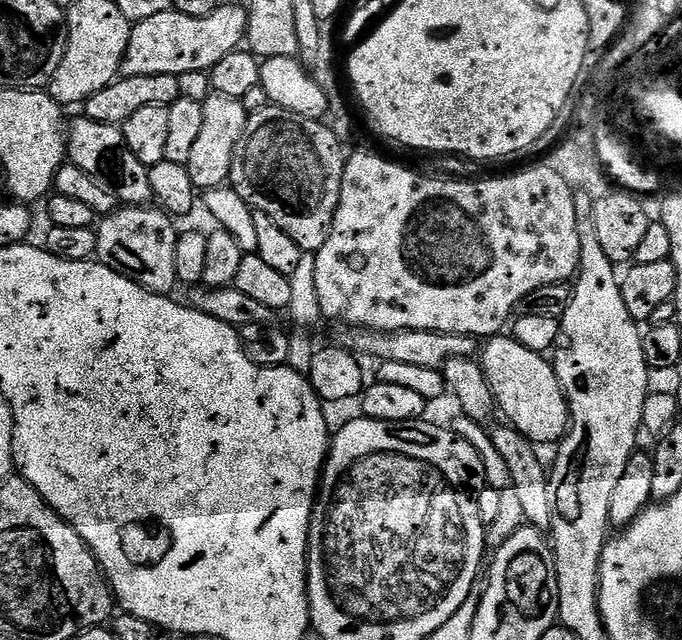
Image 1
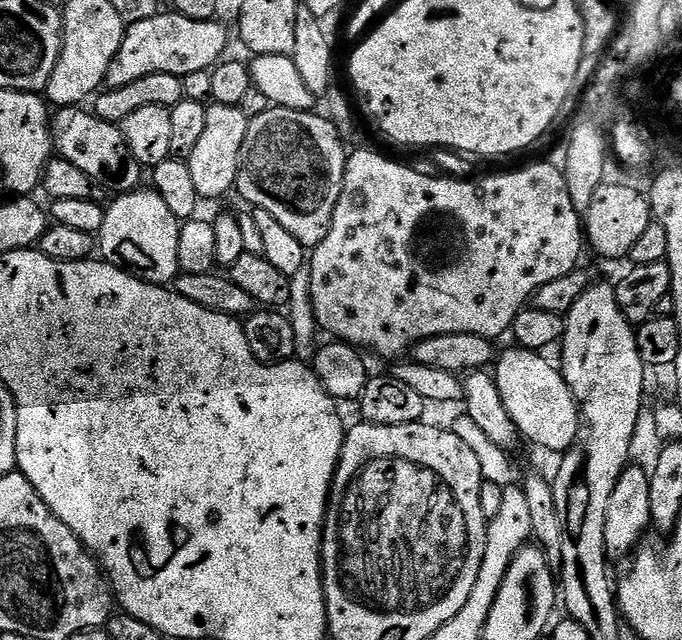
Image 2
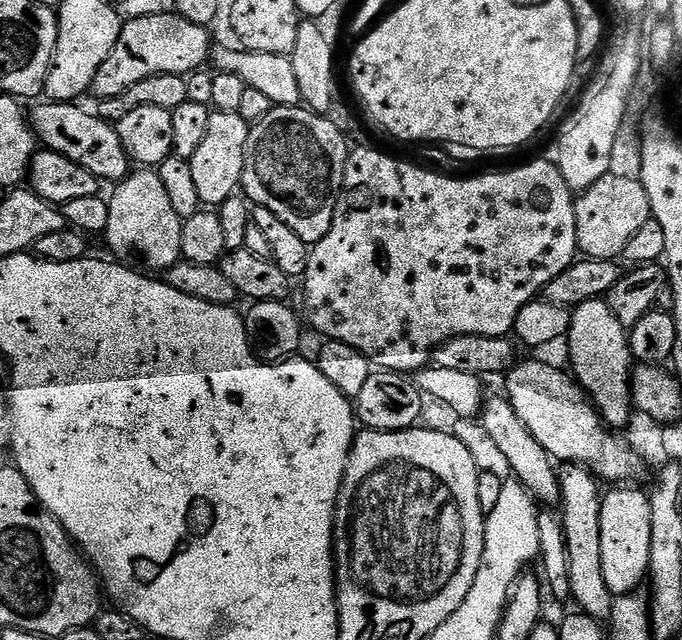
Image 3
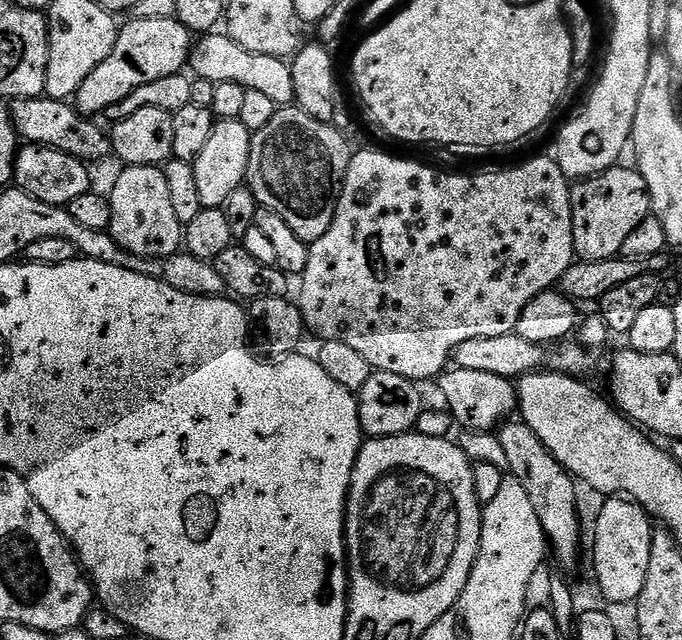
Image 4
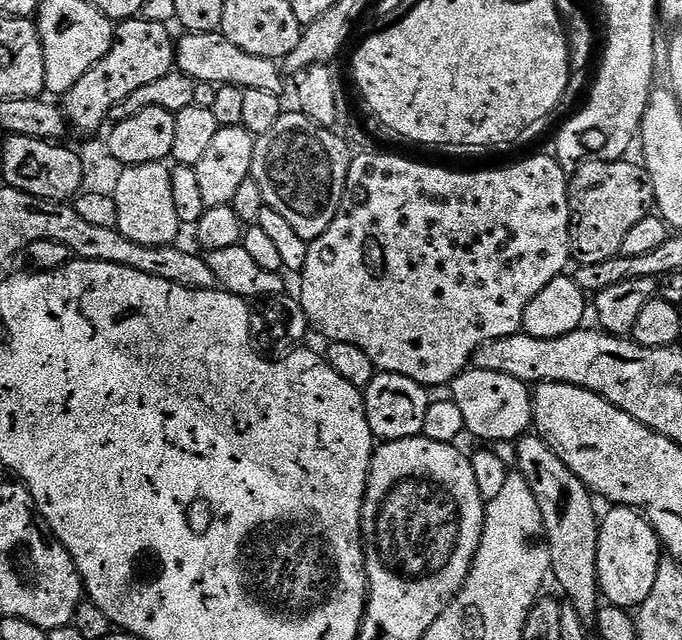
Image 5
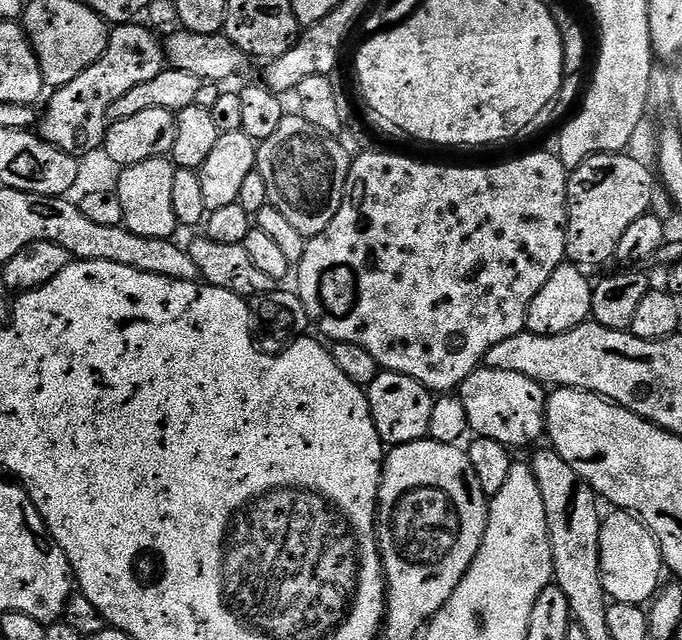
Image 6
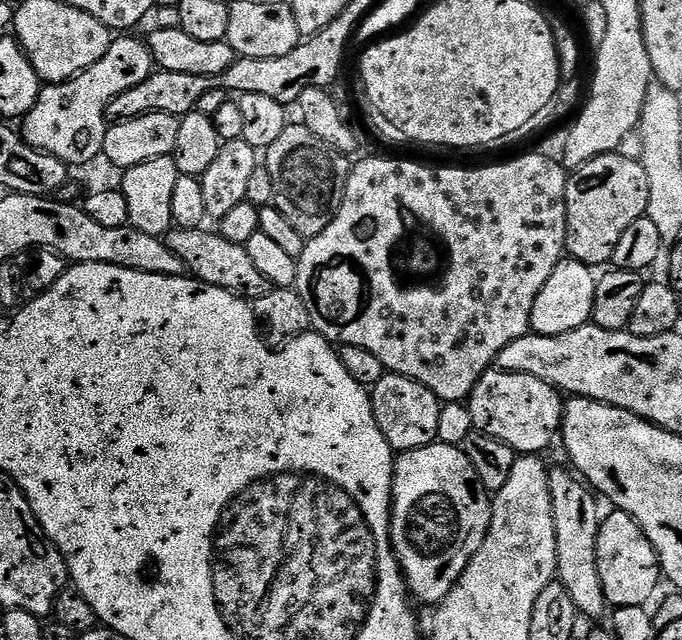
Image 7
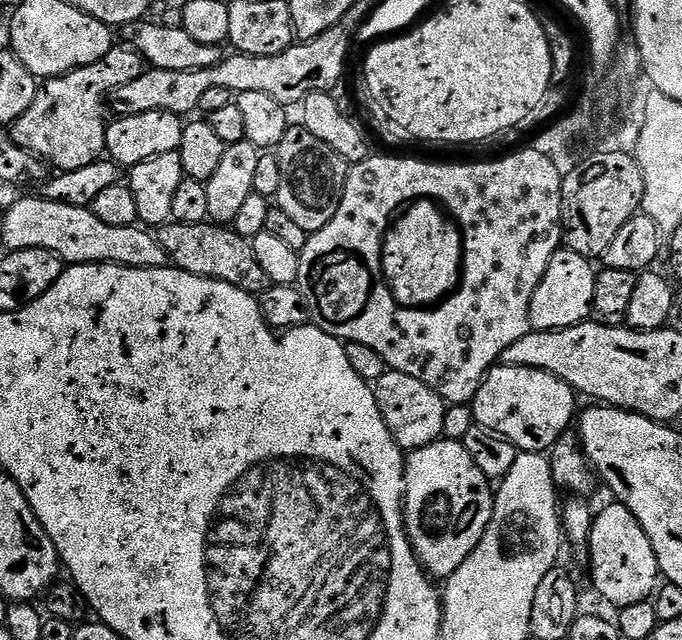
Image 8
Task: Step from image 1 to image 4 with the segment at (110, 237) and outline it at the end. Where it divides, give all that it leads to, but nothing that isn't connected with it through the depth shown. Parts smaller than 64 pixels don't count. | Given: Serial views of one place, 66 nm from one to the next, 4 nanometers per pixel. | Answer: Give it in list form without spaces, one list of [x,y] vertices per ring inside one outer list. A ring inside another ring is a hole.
[[[124,166],[119,169],[112,192],[107,193],[110,202],[110,226],[108,231],[122,250],[135,256],[166,258],[182,248],[182,225],[174,214],[166,174],[160,166]]]

